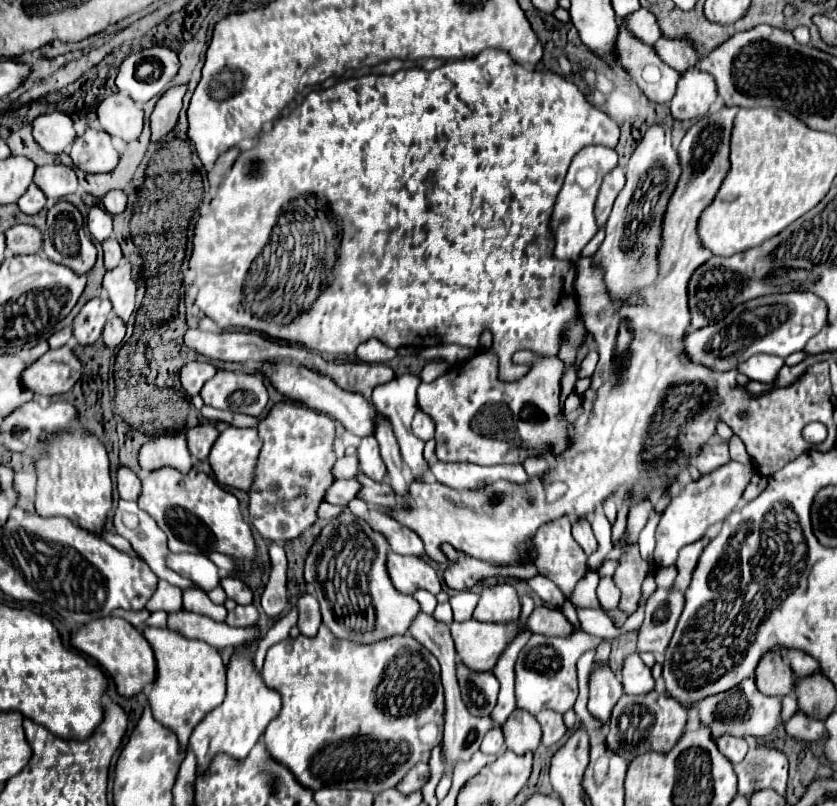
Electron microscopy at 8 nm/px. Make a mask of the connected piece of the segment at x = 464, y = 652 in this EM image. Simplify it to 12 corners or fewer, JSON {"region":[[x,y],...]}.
{"region":[[475,619],[451,623],[459,661],[475,673],[491,671],[513,639],[507,625]]}

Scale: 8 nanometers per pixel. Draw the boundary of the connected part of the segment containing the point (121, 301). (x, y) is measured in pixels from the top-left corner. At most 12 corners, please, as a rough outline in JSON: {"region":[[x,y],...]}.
{"region":[[129,261],[103,277],[113,313],[129,321],[137,285]]}

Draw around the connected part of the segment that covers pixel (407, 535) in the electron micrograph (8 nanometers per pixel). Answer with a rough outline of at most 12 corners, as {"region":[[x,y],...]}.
{"region":[[369,509],[373,531],[393,553],[425,553],[419,535],[381,509]]}

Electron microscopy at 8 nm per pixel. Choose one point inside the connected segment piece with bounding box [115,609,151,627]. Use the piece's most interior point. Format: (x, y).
(136, 618)

